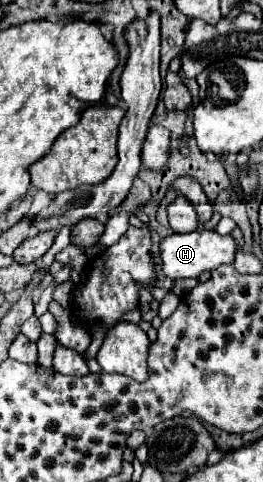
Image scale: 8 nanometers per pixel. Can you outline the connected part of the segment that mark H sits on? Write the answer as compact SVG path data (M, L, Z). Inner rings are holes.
M198 229L192 233L172 233L160 241L160 261L162 261L162 271L170 279L178 277L200 277L204 271L214 271L222 263L232 263L236 245L230 235L220 235L216 231L208 229Z

